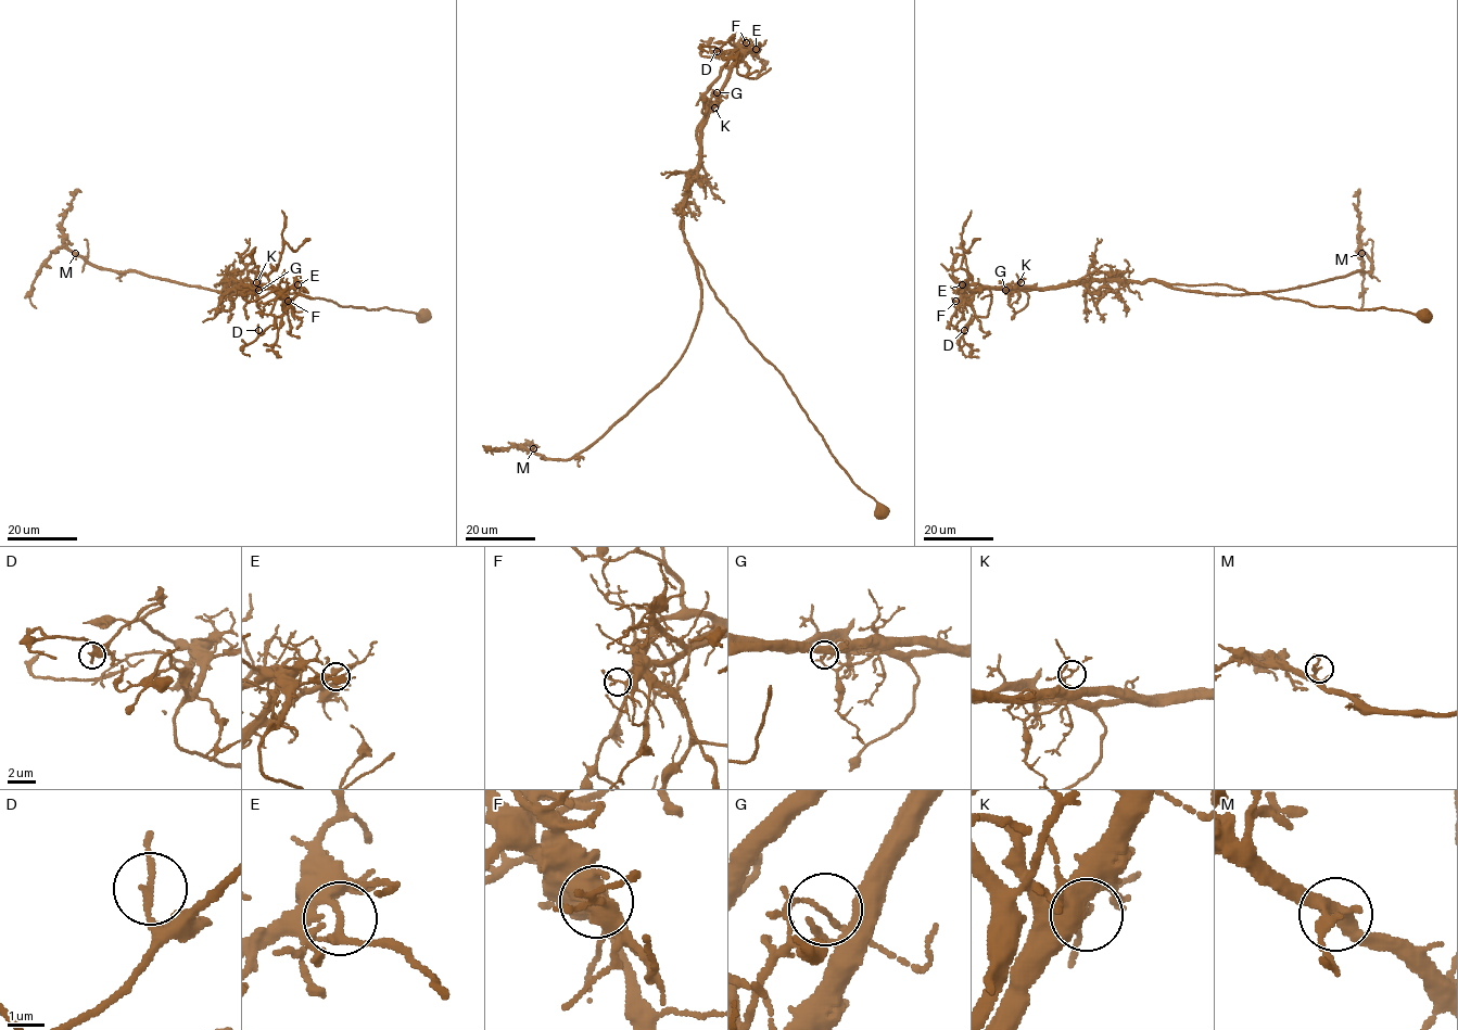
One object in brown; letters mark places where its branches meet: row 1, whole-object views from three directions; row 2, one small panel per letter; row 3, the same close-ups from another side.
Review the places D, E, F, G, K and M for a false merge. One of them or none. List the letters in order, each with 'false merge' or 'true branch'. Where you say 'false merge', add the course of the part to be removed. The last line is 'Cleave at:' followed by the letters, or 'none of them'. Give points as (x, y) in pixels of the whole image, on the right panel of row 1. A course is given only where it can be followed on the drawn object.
D: true branch
E: true branch
F: true branch
G: false merge; foreign part runs (1005, 290), (964, 288), (962, 297), (978, 317), (987, 316), (991, 293), (987, 288), (974, 291)
K: true branch
M: true branch
Cleave at: G

